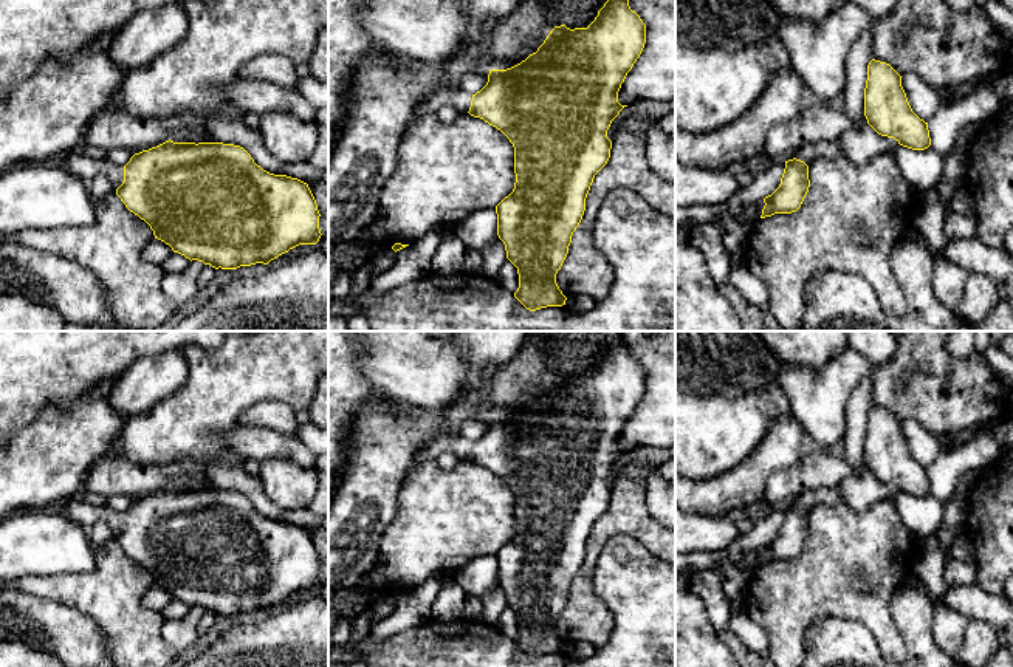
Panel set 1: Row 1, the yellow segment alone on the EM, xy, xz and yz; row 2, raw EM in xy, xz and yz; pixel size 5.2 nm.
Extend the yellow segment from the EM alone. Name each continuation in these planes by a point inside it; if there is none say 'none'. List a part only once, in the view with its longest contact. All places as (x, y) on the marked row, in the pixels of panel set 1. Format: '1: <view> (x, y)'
1: xy (85, 167)

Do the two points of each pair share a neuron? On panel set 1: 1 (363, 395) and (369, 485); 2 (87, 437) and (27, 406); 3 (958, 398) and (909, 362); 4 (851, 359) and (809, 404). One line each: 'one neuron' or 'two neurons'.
1: two neurons
2: two neurons
3: one neuron
4: one neuron

